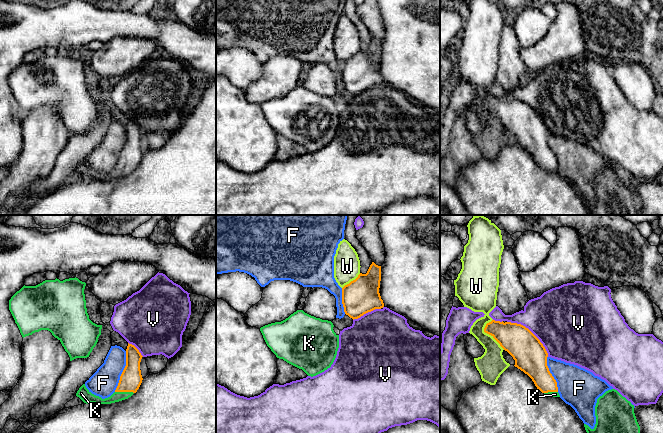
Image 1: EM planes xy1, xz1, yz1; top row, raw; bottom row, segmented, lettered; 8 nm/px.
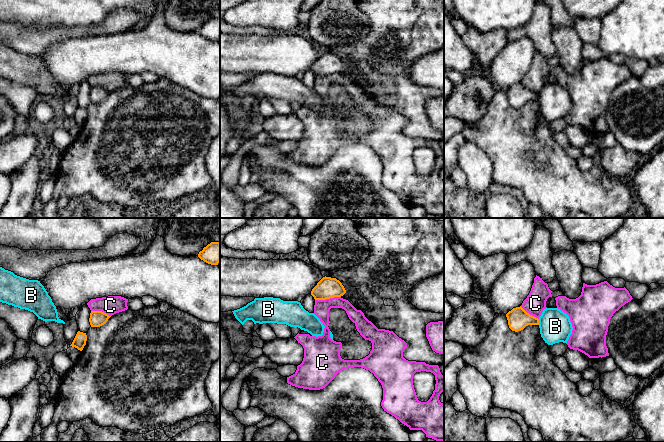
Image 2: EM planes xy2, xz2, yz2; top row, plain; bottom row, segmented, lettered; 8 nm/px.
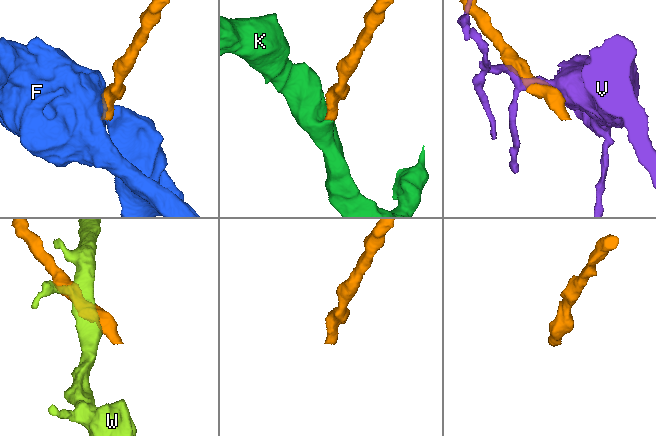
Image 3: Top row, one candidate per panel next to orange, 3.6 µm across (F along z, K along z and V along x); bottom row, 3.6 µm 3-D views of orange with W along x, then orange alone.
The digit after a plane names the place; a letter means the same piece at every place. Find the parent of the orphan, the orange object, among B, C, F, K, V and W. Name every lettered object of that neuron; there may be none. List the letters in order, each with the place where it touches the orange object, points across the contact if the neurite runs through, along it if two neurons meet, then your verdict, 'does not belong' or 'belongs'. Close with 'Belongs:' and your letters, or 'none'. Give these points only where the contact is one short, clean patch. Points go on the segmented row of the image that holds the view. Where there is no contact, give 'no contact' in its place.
B: meets orange in yz2 at (538, 322); border along yz2 (538, 319), (539, 324); does not belong
C: meets orange in xz2 at (327, 298); border along xz2 (340, 296), (315, 300); does not belong
F: meets orange in xy1 at (123, 371); does not belong
K: meets orange in xy1 at (124, 391); belongs
V: meets orange in yz1 at (531, 332); does not belong
W: meets orange in yz1 at (488, 333); does not belong
Belongs: K

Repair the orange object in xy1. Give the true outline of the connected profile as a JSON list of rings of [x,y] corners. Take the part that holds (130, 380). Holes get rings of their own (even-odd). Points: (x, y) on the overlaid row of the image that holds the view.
[[[128,343],[126,349],[126,366],[120,376],[115,392],[110,397],[102,399],[92,394],[86,388],[85,384],[83,384],[77,391],[76,396],[86,404],[111,404],[128,399],[137,392],[142,383],[143,378],[140,370],[142,357],[139,350],[134,345]]]

